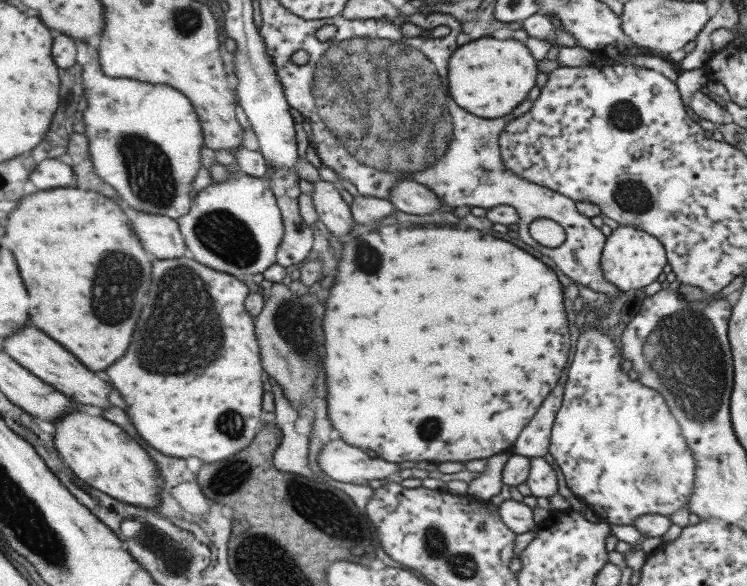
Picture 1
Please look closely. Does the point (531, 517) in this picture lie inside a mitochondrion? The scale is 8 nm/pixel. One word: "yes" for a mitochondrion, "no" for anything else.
no

